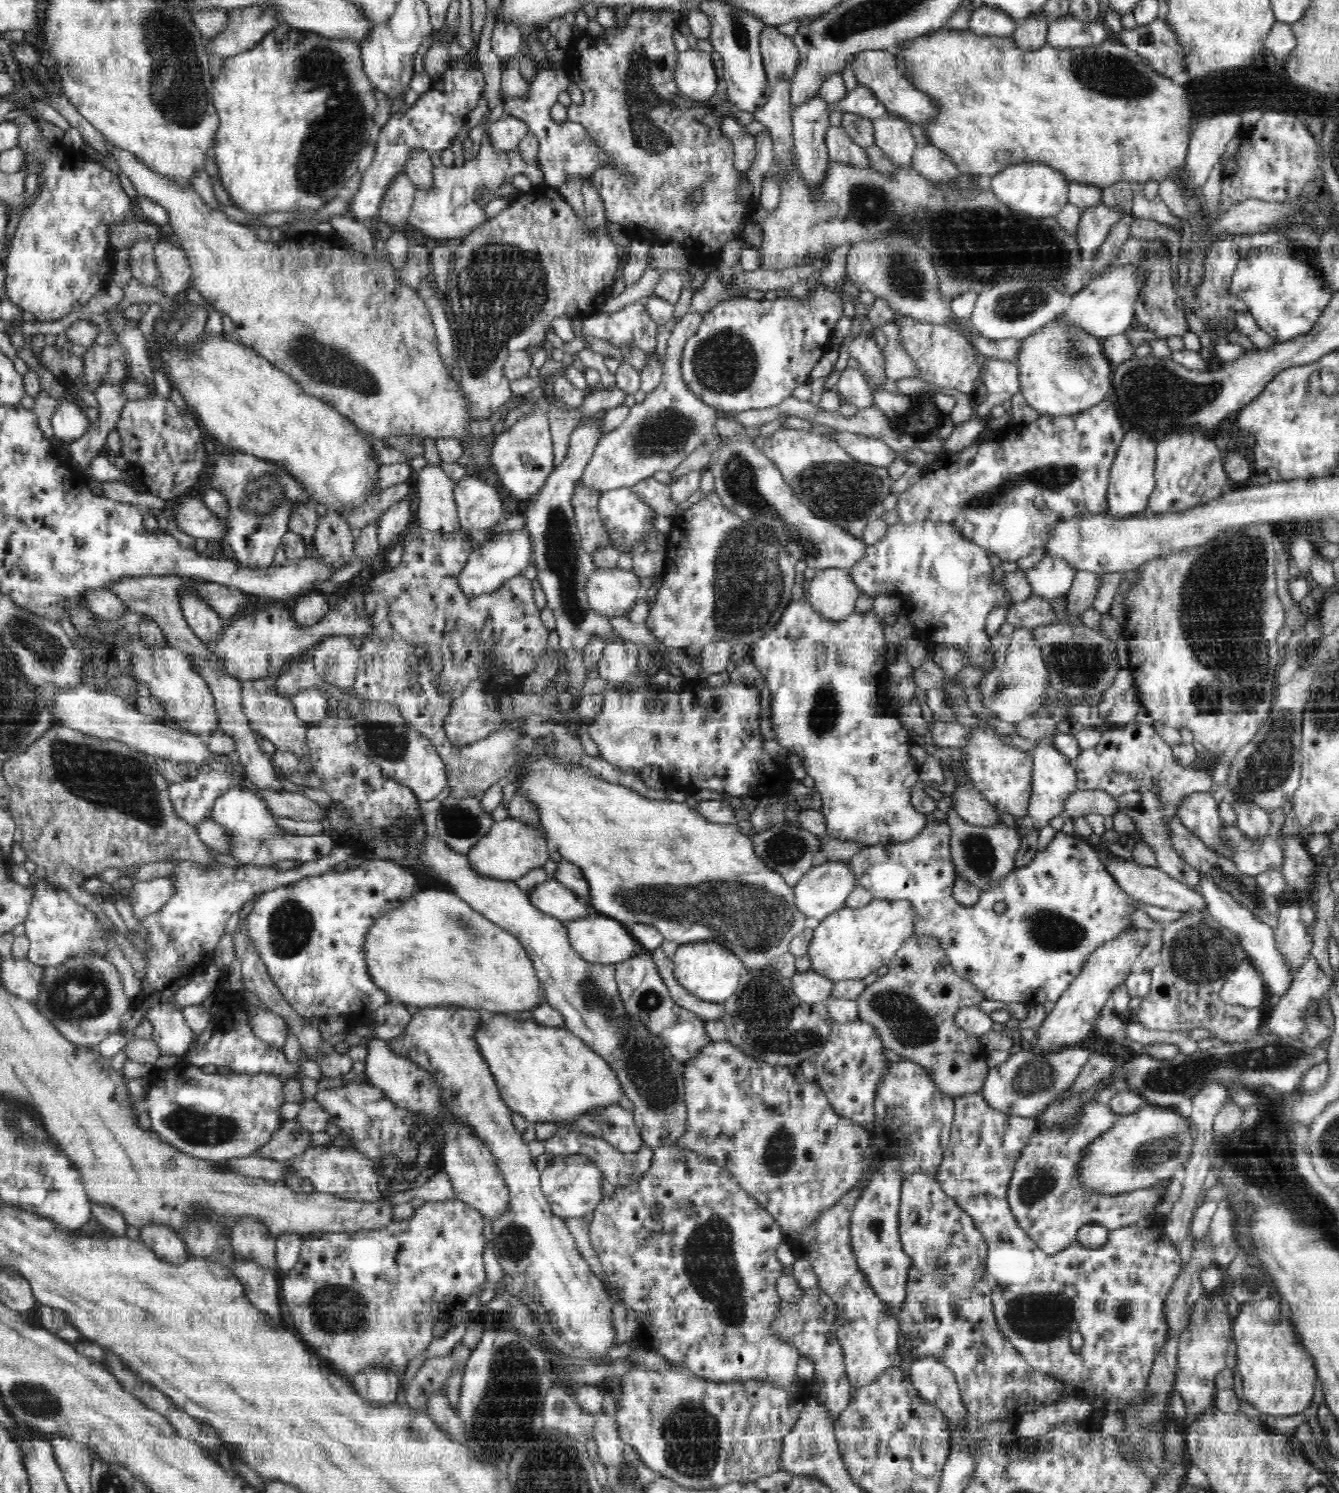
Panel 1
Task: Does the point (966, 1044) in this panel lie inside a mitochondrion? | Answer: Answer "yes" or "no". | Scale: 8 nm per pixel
no

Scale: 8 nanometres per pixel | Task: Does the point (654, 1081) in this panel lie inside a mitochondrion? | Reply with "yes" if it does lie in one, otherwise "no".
yes

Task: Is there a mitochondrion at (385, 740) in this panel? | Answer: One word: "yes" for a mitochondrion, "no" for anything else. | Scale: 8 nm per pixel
yes

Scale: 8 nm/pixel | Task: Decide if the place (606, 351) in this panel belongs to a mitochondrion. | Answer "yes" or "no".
no

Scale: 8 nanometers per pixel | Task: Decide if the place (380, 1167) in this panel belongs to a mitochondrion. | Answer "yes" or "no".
no

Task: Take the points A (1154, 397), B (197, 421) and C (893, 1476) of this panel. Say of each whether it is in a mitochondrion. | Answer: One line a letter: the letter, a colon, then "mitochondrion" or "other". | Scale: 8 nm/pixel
A: mitochondrion
B: other
C: mitochondrion

